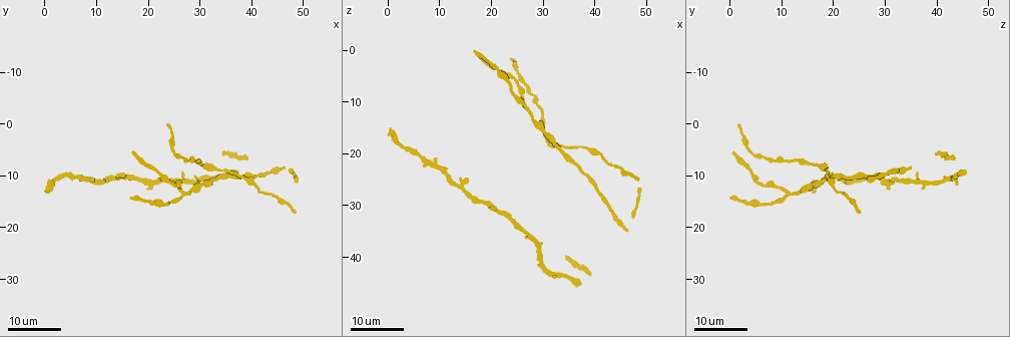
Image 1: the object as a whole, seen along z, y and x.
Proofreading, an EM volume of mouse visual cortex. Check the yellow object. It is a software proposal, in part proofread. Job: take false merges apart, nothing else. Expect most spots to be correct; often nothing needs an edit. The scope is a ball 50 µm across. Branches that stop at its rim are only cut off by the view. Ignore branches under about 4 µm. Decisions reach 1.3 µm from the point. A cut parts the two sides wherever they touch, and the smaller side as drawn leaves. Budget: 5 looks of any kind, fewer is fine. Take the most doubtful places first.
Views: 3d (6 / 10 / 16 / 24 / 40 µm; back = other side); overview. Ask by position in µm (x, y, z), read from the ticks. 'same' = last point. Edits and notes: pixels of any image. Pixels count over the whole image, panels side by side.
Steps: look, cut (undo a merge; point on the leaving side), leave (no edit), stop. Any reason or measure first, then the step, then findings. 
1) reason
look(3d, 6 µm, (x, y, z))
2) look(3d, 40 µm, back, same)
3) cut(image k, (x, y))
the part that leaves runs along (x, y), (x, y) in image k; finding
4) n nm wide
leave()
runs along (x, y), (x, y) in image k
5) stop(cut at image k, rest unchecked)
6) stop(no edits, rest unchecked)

look(3d, 16 µm, (23.0, 10.5, 31.5))

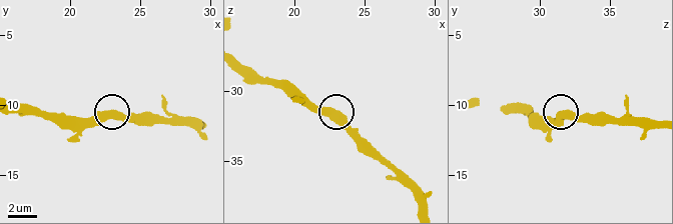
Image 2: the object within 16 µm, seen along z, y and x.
look(3d, 10 µm, (23.4, 10.8, 31.6))

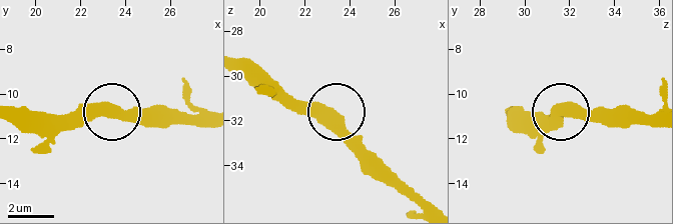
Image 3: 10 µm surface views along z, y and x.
look(3d, 10 µm, back, (23.2, 10.7, 31.6))

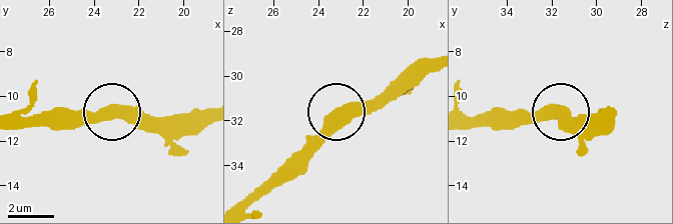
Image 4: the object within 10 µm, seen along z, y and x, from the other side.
leave()
runs along (244, 206), (330, 115), (398, 98) in image 4; one neuron here

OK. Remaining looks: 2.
look(3d, 24 µm, (32.0, 8.5, 18.0))

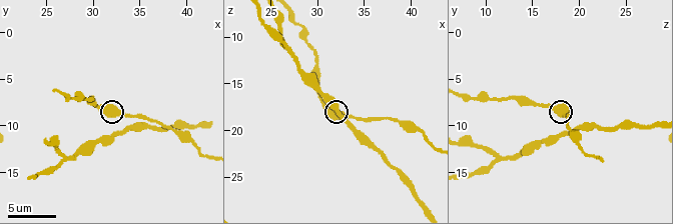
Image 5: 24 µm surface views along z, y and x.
look(3d, 6 µm, same)

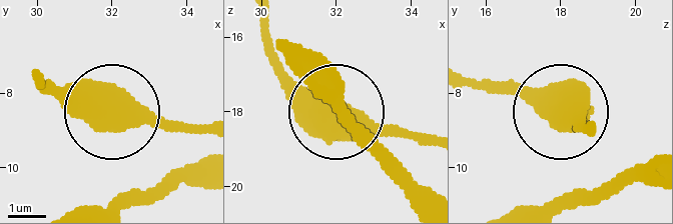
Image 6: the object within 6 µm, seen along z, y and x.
710 nm wide
leave()
one neuron here

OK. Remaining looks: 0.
stop(no edits, rest unchecked)

